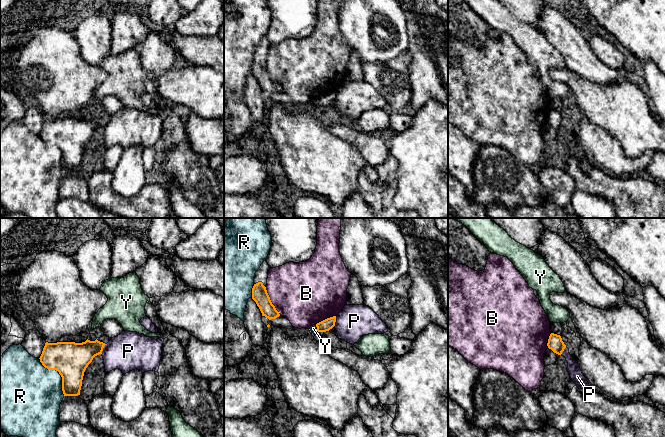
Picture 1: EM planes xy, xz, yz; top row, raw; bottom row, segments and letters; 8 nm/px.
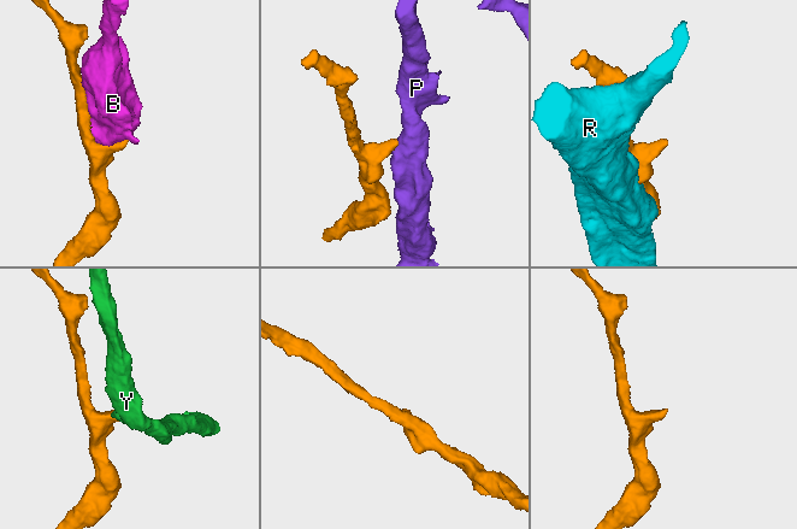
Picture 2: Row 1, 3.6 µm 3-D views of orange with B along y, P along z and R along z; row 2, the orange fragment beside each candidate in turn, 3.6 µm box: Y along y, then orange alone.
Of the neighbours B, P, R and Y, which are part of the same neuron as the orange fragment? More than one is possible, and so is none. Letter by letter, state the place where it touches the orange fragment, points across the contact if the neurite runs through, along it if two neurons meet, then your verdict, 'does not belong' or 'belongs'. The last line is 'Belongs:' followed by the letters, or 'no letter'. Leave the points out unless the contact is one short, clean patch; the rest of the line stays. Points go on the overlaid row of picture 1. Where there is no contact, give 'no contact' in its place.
B: meets orange in xz at (270, 301); does not belong
P: meets orange in xy at (102, 349); does not belong
R: meets orange in xy at (59, 373); does not belong
Y: meets orange in xz at (316, 326); border along xz (315, 324), (316, 330); does not belong
Belongs: no letter

